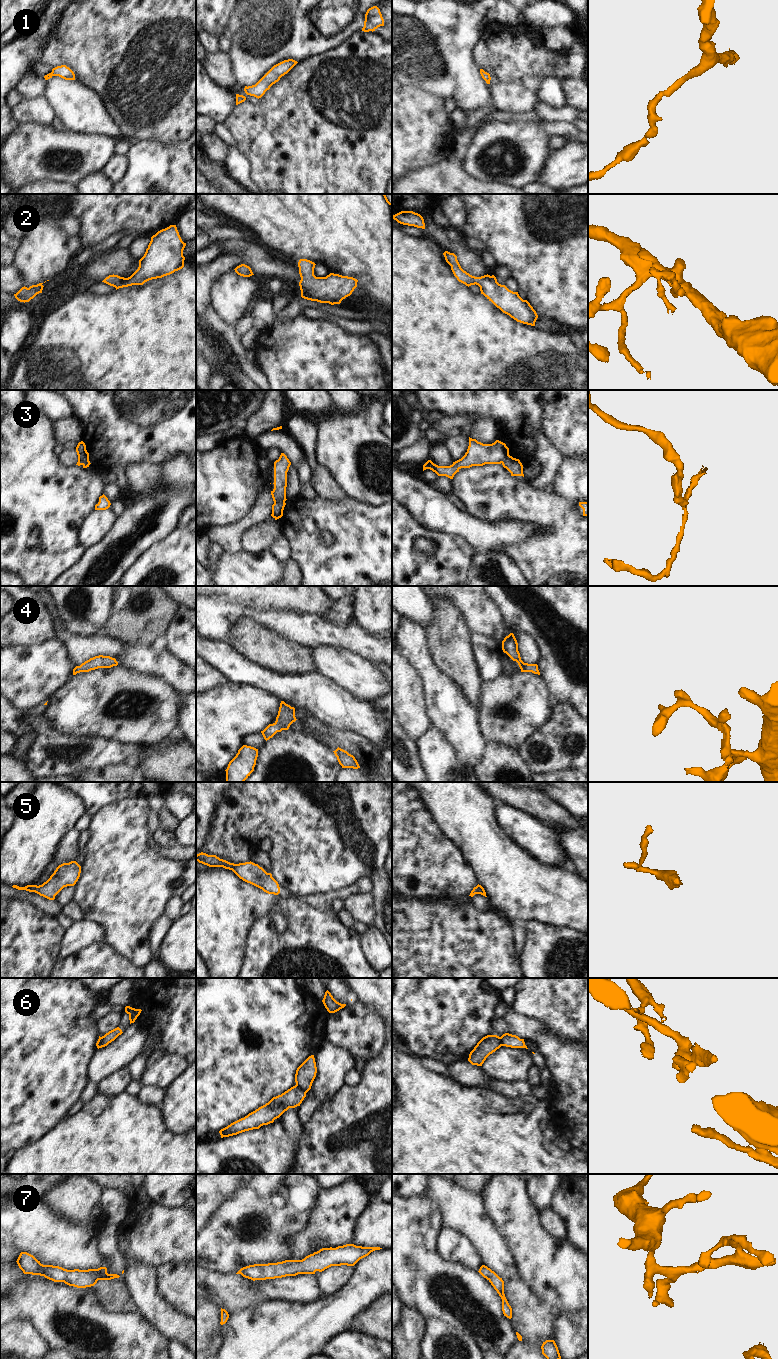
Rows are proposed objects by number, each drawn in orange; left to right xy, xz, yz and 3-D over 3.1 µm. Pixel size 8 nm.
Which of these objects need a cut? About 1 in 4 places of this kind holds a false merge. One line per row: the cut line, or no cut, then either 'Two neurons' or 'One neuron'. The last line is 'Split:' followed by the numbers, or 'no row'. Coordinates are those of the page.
1: No split. One neuron
2: No split. One neuron
3: Split along xy (88, 458), (78, 460). Two neurons
4: No split. One neuron
5: No split. One neuron
6: Split along xz (296, 1084), (306, 1092). Two neurons
7: No split. One neuron
Split: 3, 6.

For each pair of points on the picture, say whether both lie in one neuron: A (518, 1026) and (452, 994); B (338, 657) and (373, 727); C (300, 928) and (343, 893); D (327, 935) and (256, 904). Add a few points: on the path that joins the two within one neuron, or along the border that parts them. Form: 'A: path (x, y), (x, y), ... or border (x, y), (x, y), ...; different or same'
A: border (494, 1018), (493, 1029), (496, 1034); different
B: border (339, 686), (349, 690), (357, 698), (371, 705); different
C: border (302, 901), (317, 908), (329, 907); different
D: border (279, 898), (270, 907); different

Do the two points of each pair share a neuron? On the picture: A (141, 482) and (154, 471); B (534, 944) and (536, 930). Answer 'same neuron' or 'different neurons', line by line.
A: same neuron
B: same neuron

